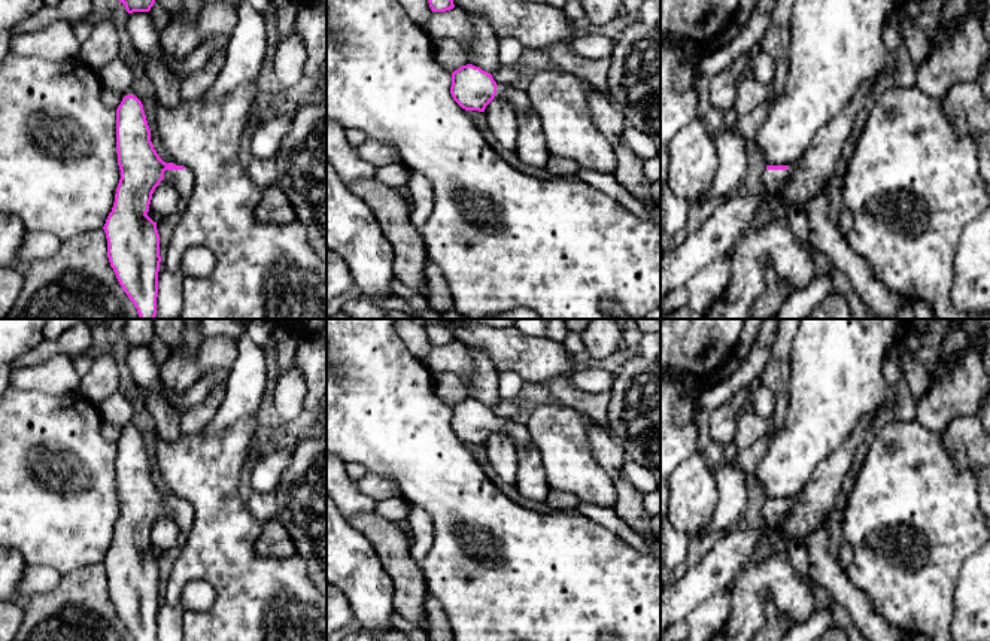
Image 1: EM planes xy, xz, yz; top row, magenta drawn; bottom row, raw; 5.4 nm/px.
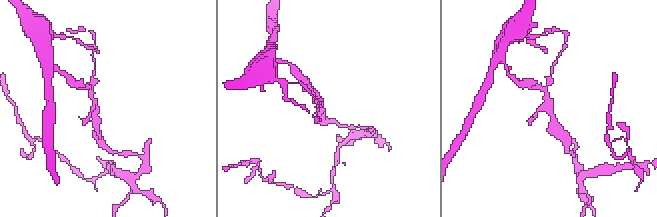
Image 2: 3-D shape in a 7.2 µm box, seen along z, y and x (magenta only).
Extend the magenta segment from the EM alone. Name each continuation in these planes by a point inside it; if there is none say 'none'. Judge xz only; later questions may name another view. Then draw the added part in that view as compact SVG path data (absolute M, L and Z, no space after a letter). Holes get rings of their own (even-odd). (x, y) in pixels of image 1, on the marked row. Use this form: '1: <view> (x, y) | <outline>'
none

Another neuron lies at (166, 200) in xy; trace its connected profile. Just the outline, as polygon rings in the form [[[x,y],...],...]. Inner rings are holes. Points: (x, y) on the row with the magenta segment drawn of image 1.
[[[161,180],[152,194],[149,210],[161,219],[170,218],[177,212],[180,201],[177,189]]]

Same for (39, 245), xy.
[[[27,231],[24,237],[22,247],[18,253],[18,262],[27,267],[30,262],[36,259],[48,259],[55,255],[60,249],[61,241],[43,231]]]

